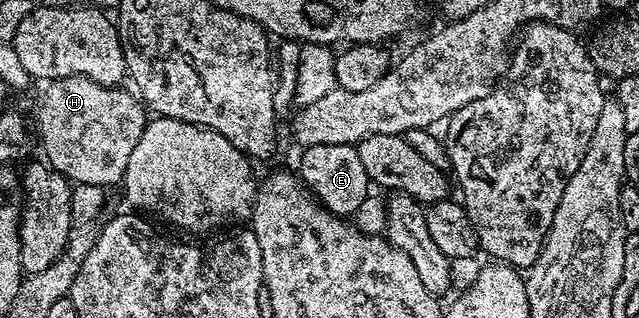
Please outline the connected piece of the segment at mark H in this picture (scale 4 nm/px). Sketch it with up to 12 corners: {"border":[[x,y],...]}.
{"border":[[49,82],[32,129],[71,183],[119,184],[148,113],[129,88]]}

